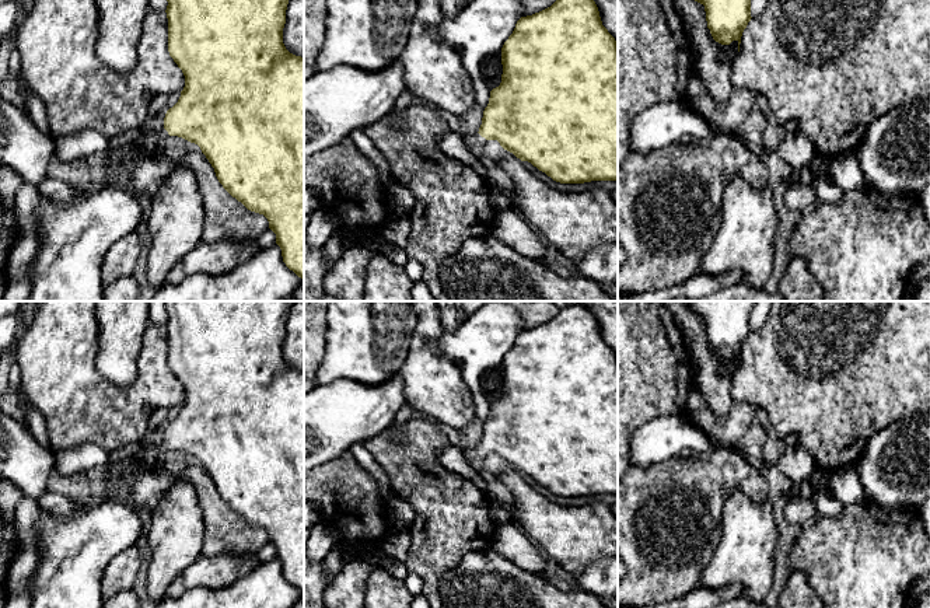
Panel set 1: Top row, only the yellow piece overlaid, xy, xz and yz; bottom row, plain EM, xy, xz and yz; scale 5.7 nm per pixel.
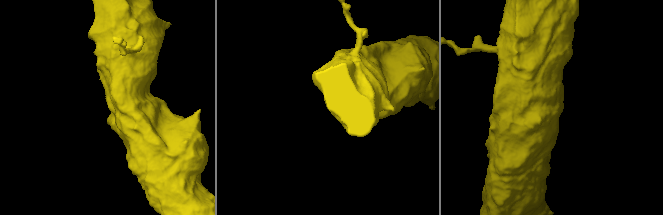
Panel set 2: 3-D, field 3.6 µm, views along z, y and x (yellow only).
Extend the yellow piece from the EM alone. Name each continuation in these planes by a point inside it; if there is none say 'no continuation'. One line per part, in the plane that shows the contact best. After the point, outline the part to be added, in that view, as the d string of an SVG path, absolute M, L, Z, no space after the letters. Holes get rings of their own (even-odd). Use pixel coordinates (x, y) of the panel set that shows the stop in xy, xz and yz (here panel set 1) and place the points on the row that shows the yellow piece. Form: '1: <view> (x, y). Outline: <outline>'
1: xz (474, 143). Outline: M479 133L475 134L464 134L462 140L466 146L466 148L476 157L480 156L483 146L486 143L486 139L482 137Z

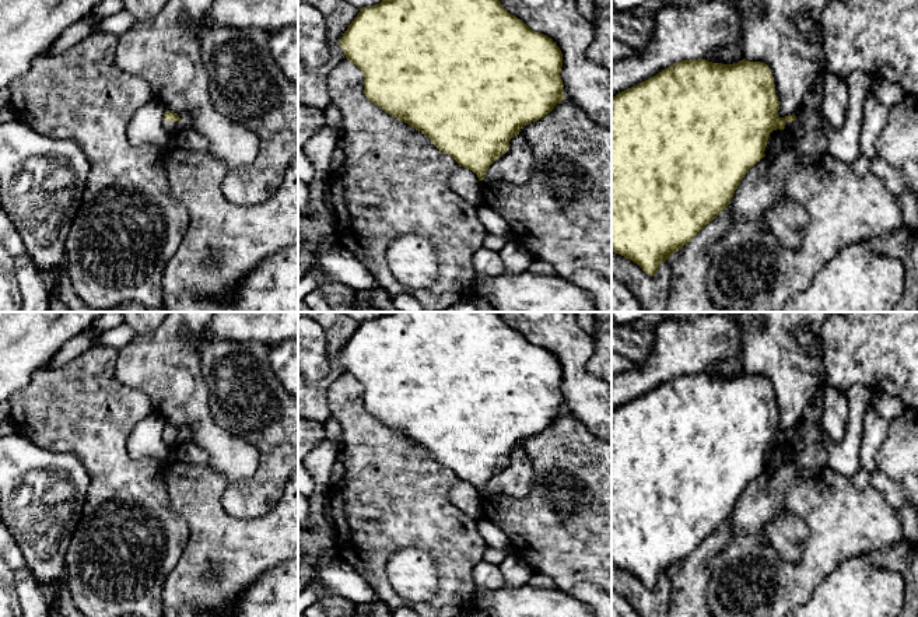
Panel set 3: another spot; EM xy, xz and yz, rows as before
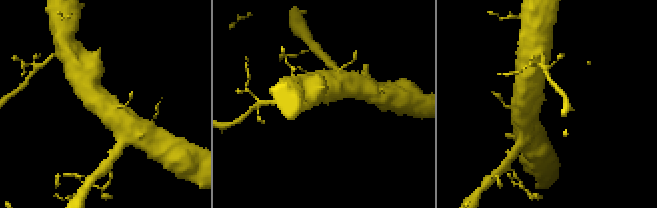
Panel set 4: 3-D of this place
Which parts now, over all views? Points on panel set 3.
1: yz (799, 123). Outline: M802 112L795 113L795 116L796 116L795 122L785 123L785 129L784 129L785 132L791 133L791 132L798 132L805 129L805 120L803 120Z

